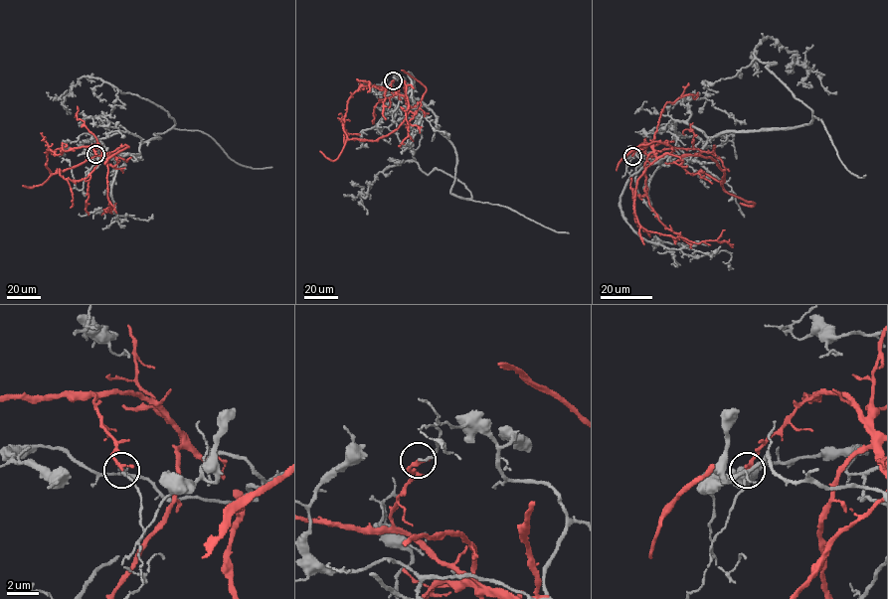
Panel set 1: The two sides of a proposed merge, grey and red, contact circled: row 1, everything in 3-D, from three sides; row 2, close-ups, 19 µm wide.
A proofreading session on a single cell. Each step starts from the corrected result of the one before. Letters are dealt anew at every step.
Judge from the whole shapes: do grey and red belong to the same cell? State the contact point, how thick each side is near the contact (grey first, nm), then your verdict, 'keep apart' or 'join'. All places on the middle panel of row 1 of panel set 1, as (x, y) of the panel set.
at (393, 80); 140 nm thick on the grey side, 240 nm on the other; keep apart

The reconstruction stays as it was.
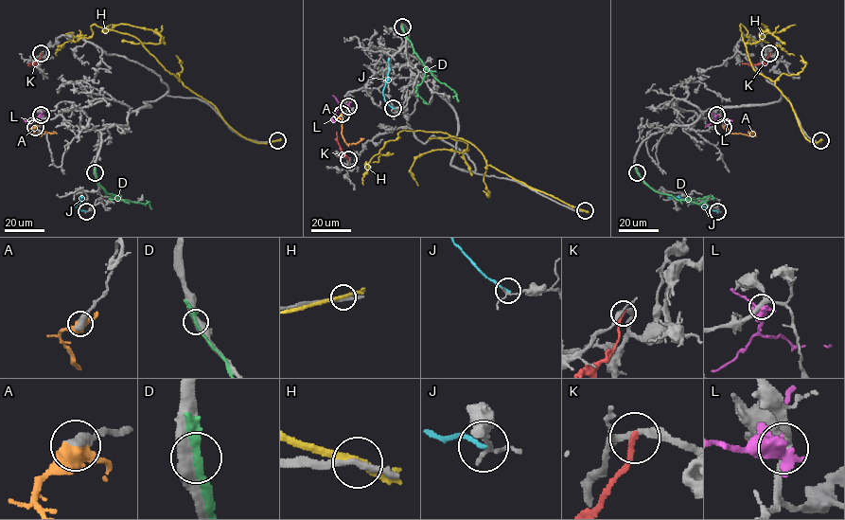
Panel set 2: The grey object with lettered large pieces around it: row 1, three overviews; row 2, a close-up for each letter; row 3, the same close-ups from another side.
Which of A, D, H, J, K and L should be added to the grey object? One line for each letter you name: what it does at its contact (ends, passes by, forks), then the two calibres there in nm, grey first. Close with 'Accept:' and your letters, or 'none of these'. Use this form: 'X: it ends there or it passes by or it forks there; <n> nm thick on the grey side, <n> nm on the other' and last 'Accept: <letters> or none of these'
A: it passes by; 550 nm thick on the grey side, 550 nm on the other
Accept: A

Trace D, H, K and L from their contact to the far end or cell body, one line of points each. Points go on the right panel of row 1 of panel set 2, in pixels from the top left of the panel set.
D: (637, 172), (653, 189), (679, 200), (705, 202), (712, 208)
H: (820, 140), (813, 143), (803, 135), (791, 105), (775, 81), (753, 68), (741, 24), (747, 37), (794, 55)
K: (769, 54), (763, 62), (742, 63)
L: (716, 115), (716, 119), (731, 120)

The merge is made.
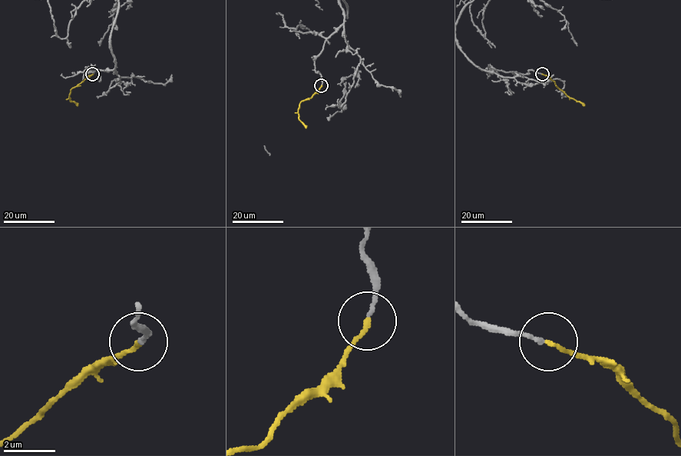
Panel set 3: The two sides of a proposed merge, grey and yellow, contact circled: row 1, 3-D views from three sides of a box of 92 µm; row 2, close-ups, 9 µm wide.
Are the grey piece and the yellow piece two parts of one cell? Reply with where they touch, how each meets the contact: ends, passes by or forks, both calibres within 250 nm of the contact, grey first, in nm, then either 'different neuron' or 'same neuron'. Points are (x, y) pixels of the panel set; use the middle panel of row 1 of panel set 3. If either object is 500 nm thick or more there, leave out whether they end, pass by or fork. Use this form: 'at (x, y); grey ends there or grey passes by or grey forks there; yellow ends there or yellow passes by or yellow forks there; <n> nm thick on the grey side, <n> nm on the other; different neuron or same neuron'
at (321, 85); grey ends there; yellow ends there; 140 nm thick on the grey side, 160 nm on the other; same neuron

